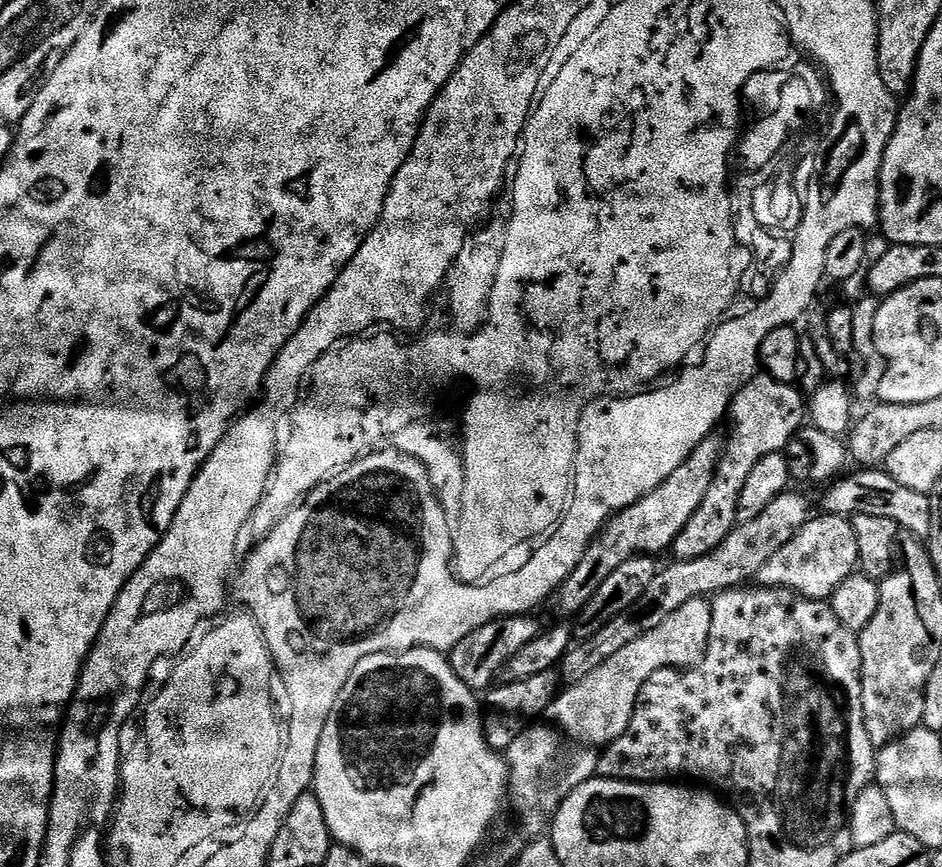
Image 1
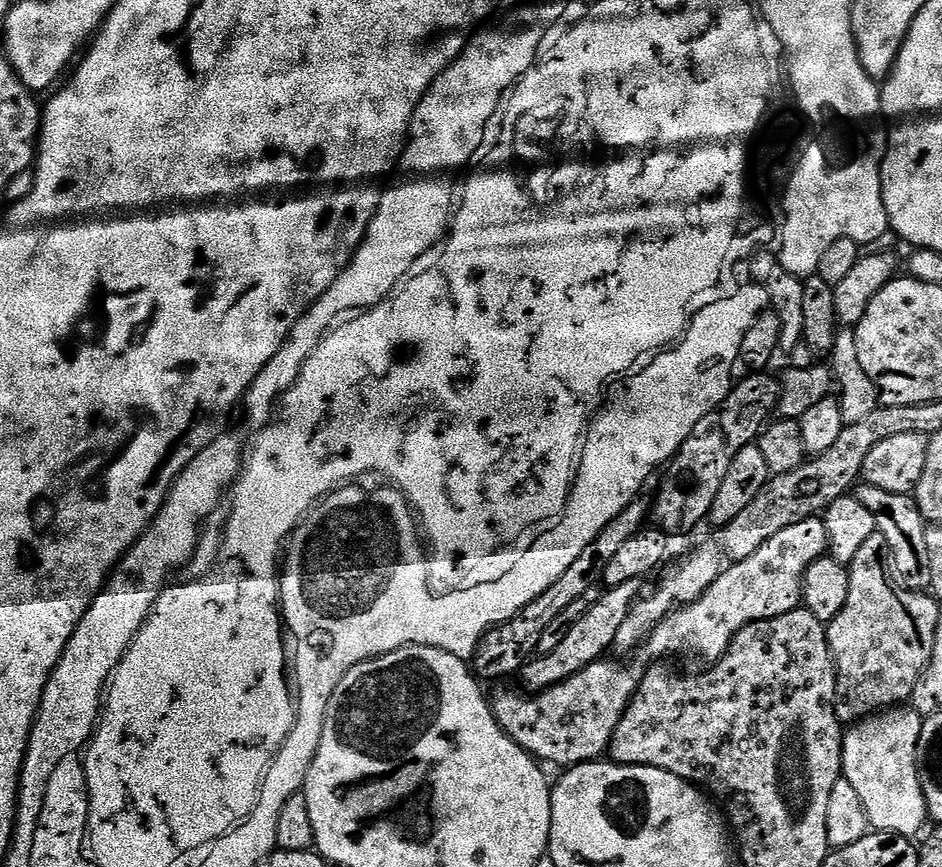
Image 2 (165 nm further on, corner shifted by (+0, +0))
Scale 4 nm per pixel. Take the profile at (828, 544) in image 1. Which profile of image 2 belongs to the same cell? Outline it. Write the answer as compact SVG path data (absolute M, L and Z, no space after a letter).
M811 516L802 522L794 522L794 526L786 526L786 530L774 534L774 538L770 538L770 542L764 543L754 554L750 554L750 558L729 563L721 571L714 586L710 586L702 594L702 598L690 602L684 608L675 608L670 615L662 618L656 629L645 636L644 643L635 655L628 658L633 660L628 660L625 664L615 664L612 658L595 660L590 666L543 692L521 694L522 696L516 692L500 692L496 697L491 697L490 707L496 724L522 751L545 765L575 766L599 761L607 753L622 714L628 709L632 695L638 690L644 673L653 662L668 658L664 656L697 656L700 660L708 660L704 662L720 660L738 630L750 626L750 622L778 618L801 607L806 570L814 562L825 559L827 551L826 526L820 516Z

